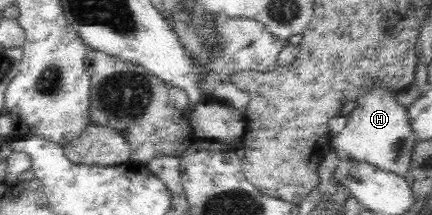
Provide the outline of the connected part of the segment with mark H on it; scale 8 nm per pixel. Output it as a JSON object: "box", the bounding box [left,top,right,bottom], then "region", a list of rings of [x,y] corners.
{"box":[330,76,416,177],"region":[[[372,76],[364,91],[356,95],[354,99],[356,108],[346,117],[344,128],[333,134],[330,148],[342,156],[364,161],[404,177],[410,170],[411,152],[416,144],[407,109],[398,103],[395,97],[396,91],[383,84],[382,80],[376,79],[376,76]]]}

